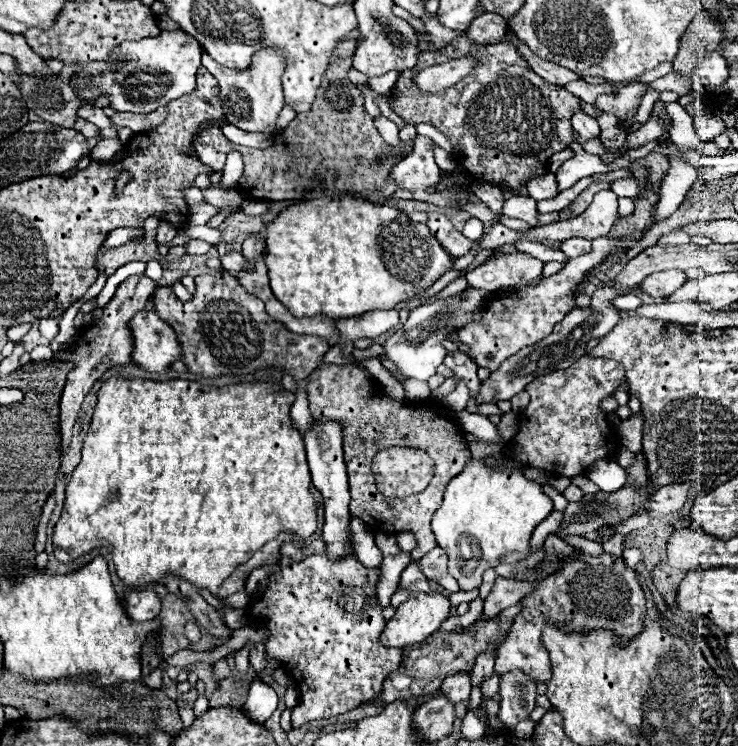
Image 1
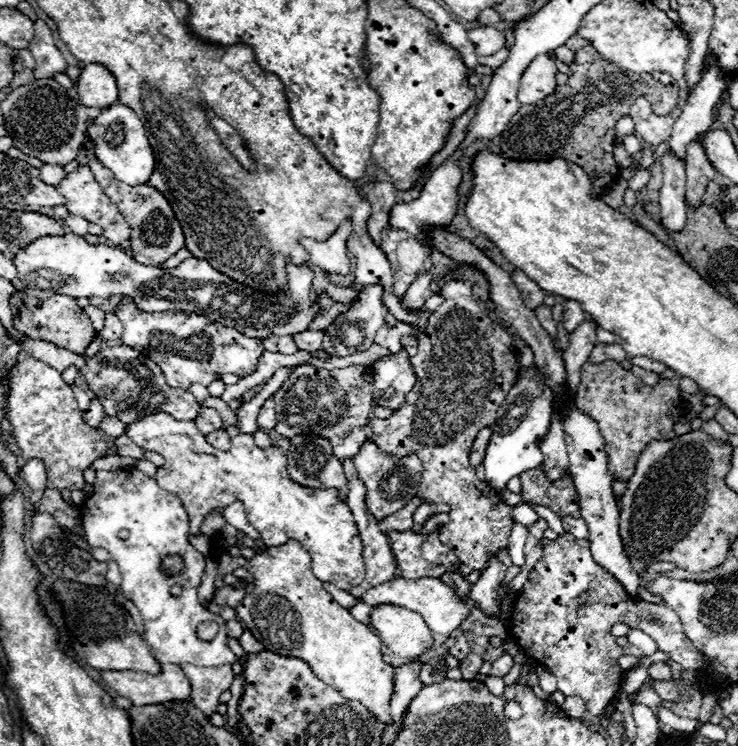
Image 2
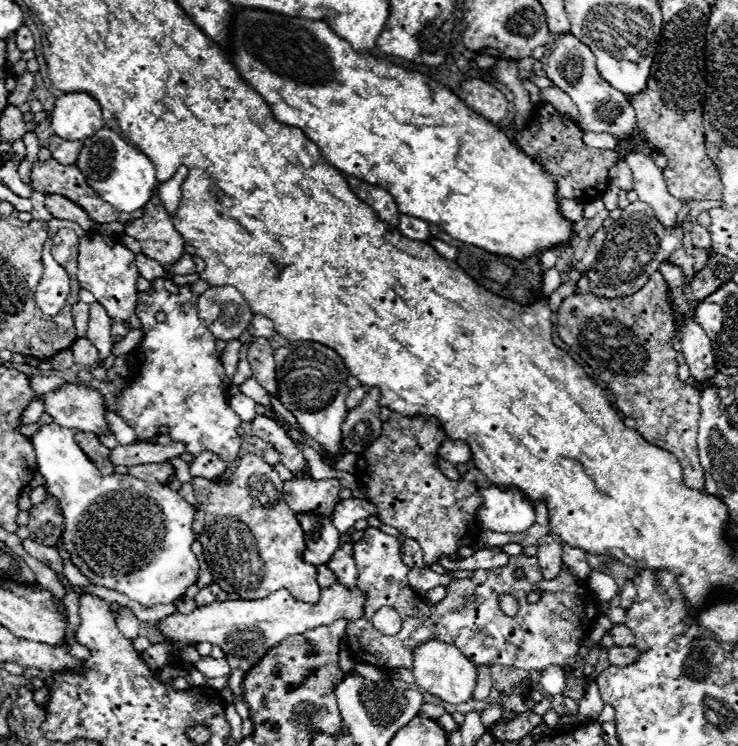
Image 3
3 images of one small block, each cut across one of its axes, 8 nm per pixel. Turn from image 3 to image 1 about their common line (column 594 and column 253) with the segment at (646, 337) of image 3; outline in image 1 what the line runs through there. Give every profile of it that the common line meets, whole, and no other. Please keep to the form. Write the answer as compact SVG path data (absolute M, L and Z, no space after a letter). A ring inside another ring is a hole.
M226 272L204 274L194 280L196 294L190 302L180 302L172 288L166 286L158 288L152 298L158 316L168 320L176 330L182 346L182 362L192 374L200 374L202 378L218 378L230 374L254 374L264 368L282 368L294 378L294 382L298 382L324 364L324 356L330 350L328 340L290 332L282 322L264 312L262 300L248 294Z

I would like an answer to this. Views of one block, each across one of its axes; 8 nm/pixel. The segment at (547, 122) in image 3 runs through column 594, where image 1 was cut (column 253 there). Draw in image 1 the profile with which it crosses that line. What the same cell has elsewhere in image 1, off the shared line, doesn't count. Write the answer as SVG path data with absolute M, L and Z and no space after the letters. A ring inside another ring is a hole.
M358 40L340 42L340 46L330 56L330 66L324 72L312 110L298 114L282 134L274 134L274 146L268 150L244 148L226 140L218 126L210 126L204 128L194 142L196 156L218 172L224 168L228 152L238 150L244 158L244 176L238 180L238 186L248 198L300 200L308 190L314 188L316 180L320 180L322 188L328 192L358 192L370 202L384 202L390 198L396 190L390 180L390 170L398 160L386 160L378 164L378 158L386 152L398 152L402 158L406 154L388 144L384 146L382 136L374 128L374 118L364 112L362 92L354 84L346 84L346 72L352 68L356 46Z

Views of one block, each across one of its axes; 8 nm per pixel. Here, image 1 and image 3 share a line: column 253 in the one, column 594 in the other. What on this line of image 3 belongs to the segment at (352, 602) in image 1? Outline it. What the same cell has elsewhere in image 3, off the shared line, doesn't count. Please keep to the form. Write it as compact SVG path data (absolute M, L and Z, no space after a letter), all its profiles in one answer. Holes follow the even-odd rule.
M366 528L364 536L354 542L354 562L358 566L358 588L364 590L366 594L366 604L364 604L364 618L372 618L372 614L380 608L380 606L392 606L400 618L402 618L402 630L396 636L386 636L382 632L378 632L370 620L360 620L360 622L348 622L346 626L346 638L348 638L348 648L350 652L368 664L376 664L382 670L396 670L396 668L412 668L414 664L414 650L416 646L420 646L422 642L428 640L442 640L446 644L456 646L472 664L476 666L488 666L488 664L502 664L502 666L516 666L516 668L524 668L524 670L546 670L548 666L562 666L566 672L570 672L570 664L576 660L576 652L580 648L578 640L588 636L590 626L596 620L598 614L598 602L592 596L590 588L586 584L580 584L564 566L564 570L558 574L558 578L554 580L544 580L542 572L538 568L538 560L530 558L530 556L510 556L508 558L508 566L504 566L504 570L476 570L472 578L462 578L456 582L448 584L448 594L438 604L428 604L422 600L420 594L416 594L412 590L412 586L408 586L406 582L406 572L408 566L402 562L400 558L400 542L390 536L380 532L378 528ZM514 568L522 568L526 572L528 578L524 580L516 580L512 576ZM534 588L544 590L544 598L536 604L530 604L526 600L526 594ZM500 592L512 592L512 596L516 596L519 602L519 610L516 616L506 616L500 606L498 606L498 596Z

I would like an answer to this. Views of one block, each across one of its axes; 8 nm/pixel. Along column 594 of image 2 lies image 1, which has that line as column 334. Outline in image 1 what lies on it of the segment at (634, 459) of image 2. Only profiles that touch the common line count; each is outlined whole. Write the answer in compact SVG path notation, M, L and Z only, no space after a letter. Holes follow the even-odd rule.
M324 364L308 376L308 410L314 420L330 422L336 420L342 426L344 440L344 460L348 466L348 482L350 482L350 514L362 518L370 528L380 532L406 532L410 530L416 536L418 546L410 552L412 558L422 558L428 550L436 546L434 534L430 530L432 514L440 508L444 498L444 490L448 482L464 470L464 462L470 458L470 450L464 442L464 430L458 426L454 416L446 410L446 406L436 398L414 400L414 402L398 402L392 400L380 388L372 374L368 374L360 366L338 366ZM392 446L402 448L418 448L428 452L428 456L436 462L436 474L426 490L414 494L404 500L392 500L378 492L372 473L372 459L376 452Z

